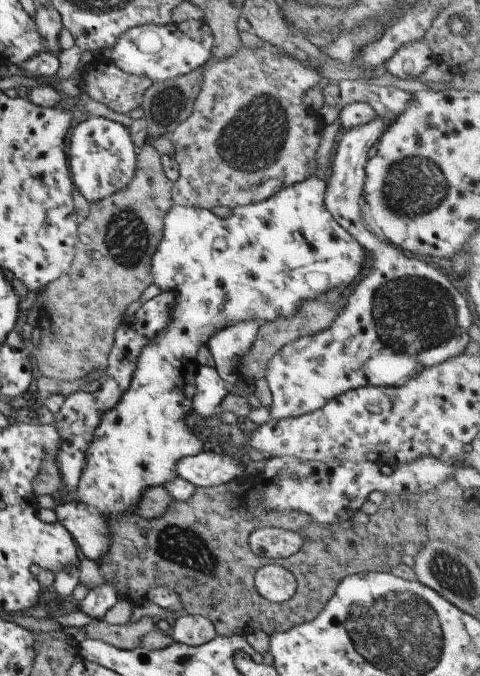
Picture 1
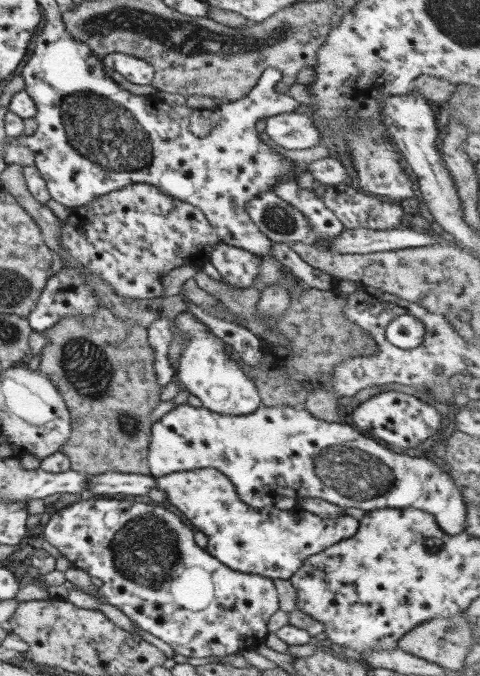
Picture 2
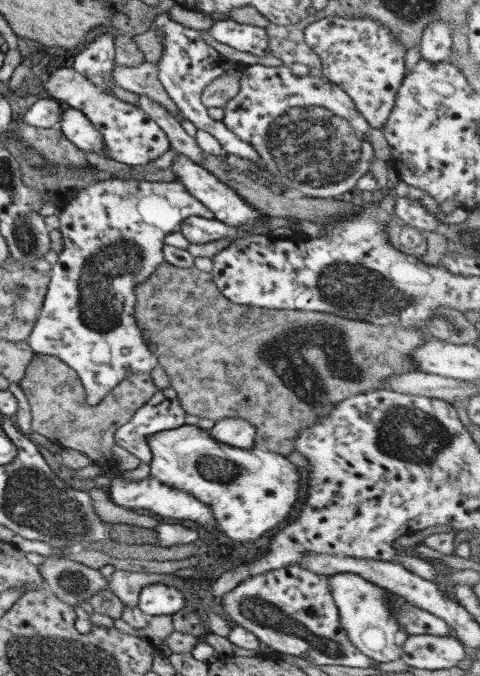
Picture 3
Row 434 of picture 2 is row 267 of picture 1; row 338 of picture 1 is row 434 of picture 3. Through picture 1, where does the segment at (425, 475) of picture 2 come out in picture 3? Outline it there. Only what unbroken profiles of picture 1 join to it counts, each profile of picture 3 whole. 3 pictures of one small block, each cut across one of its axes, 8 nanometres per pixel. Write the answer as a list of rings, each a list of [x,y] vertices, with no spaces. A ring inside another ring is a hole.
[[[188,425],[155,432],[147,436],[146,440],[151,456],[149,476],[161,484],[188,492],[199,502],[208,506],[215,524],[219,526],[219,531],[232,541],[250,545],[268,530],[287,522],[287,518],[291,516],[289,510],[295,508],[295,502],[299,498],[300,471],[281,454],[268,451],[259,454],[255,449],[229,447],[229,445],[213,441],[213,437],[209,436],[209,430],[205,431],[197,426]]]

